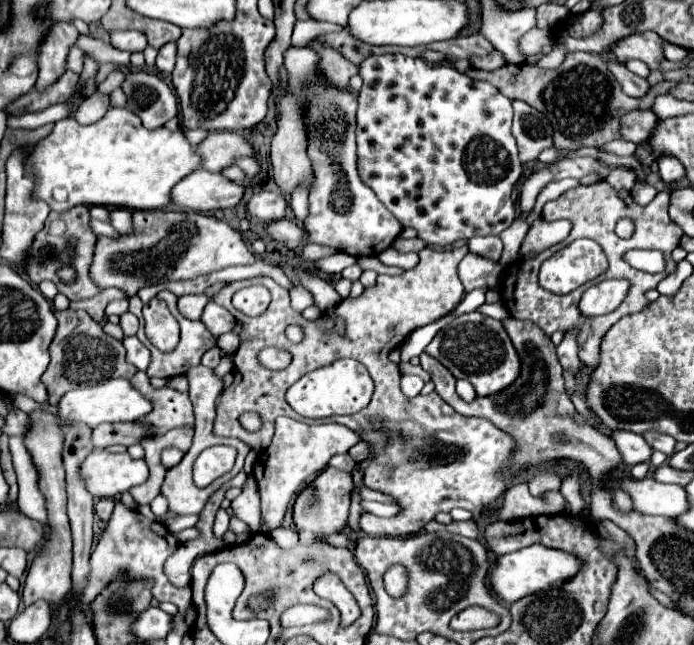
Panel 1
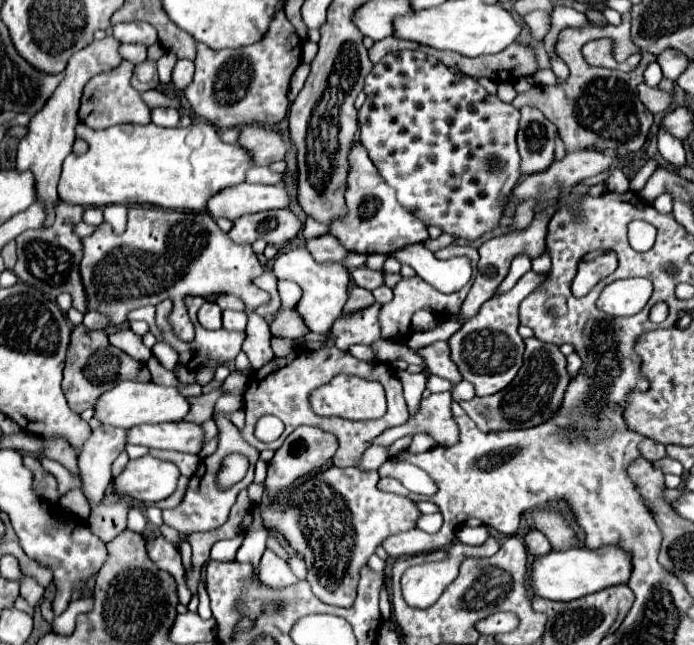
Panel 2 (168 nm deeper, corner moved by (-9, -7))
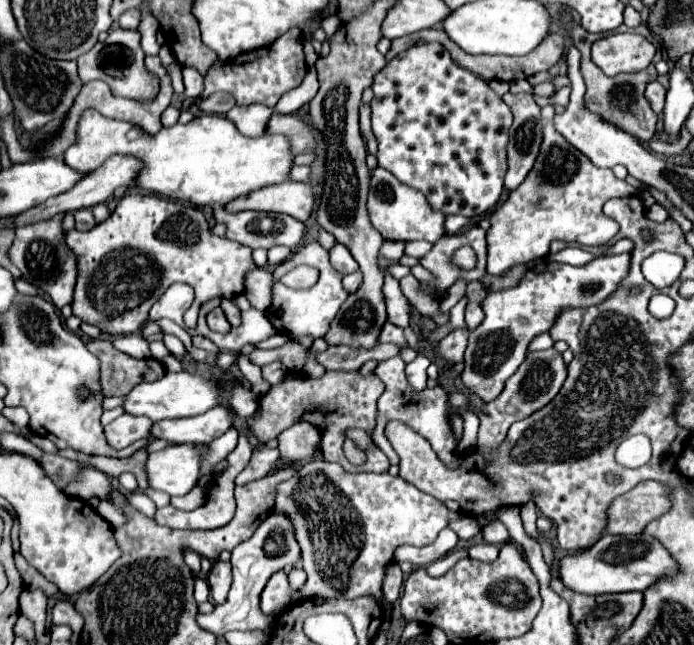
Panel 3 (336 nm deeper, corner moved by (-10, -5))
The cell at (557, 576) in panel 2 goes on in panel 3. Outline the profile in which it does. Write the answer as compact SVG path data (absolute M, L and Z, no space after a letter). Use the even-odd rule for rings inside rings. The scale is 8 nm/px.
M606 534L592 548L576 554L568 554L558 564L558 578L566 588L580 594L612 594L612 592L632 592L646 590L654 580L674 574L676 564L670 554L658 544L658 540L642 534L622 536Z

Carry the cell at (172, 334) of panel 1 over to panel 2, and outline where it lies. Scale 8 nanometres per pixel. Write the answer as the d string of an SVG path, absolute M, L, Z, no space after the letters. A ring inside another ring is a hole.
M131 206L123 234L115 234L113 228L103 222L91 236L81 238L81 242L81 276L87 294L87 306L89 310L105 314L111 326L125 324L127 314L135 308L159 304L171 298L175 304L171 316L175 334L181 340L191 342L195 332L187 314L185 296L233 294L251 306L251 314L247 314L247 342L243 344L243 352L251 360L251 366L259 370L273 358L273 350L269 346L269 326L253 310L269 300L269 294L251 282L263 274L263 266L259 264L251 246L239 246L231 242L209 214L187 214L181 210L165 210L157 206Z

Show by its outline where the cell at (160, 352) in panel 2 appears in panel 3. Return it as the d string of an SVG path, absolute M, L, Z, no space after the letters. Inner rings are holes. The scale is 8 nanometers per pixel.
M166 334L162 342L166 344L166 348L170 350L170 354L172 354L172 356L176 356L176 358L186 358L186 356L188 356L186 346L184 346L176 336L168 336L168 334Z

